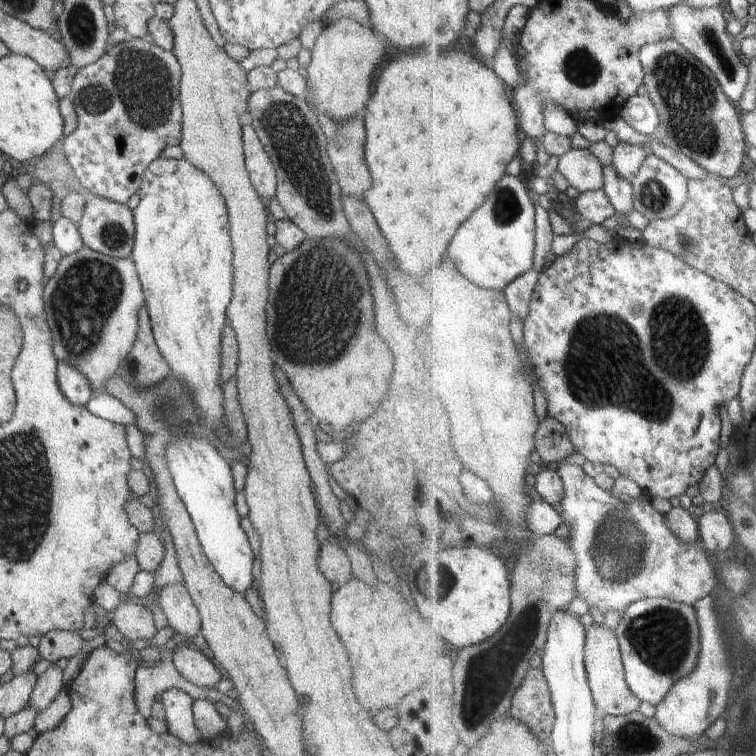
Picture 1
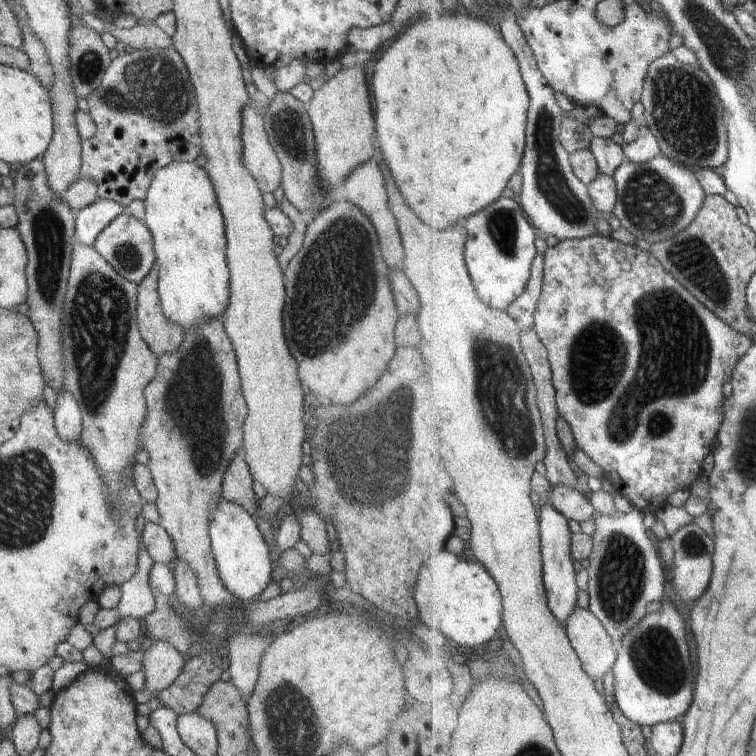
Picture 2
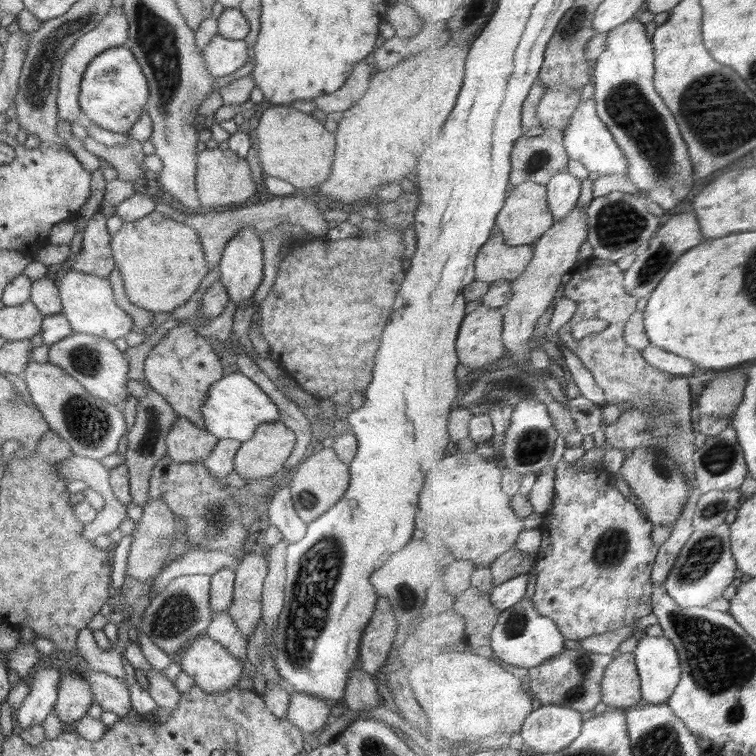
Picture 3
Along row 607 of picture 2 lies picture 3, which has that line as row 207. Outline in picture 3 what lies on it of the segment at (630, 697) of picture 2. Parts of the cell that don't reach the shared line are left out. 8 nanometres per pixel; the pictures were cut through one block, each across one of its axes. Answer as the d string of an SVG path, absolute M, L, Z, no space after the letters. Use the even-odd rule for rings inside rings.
M636 16L610 33L607 50L595 64L593 83L599 114L630 159L630 180L636 183L642 196L670 210L682 204L692 192L694 166L676 116L654 82L657 80L656 60L657 50L646 23Z

